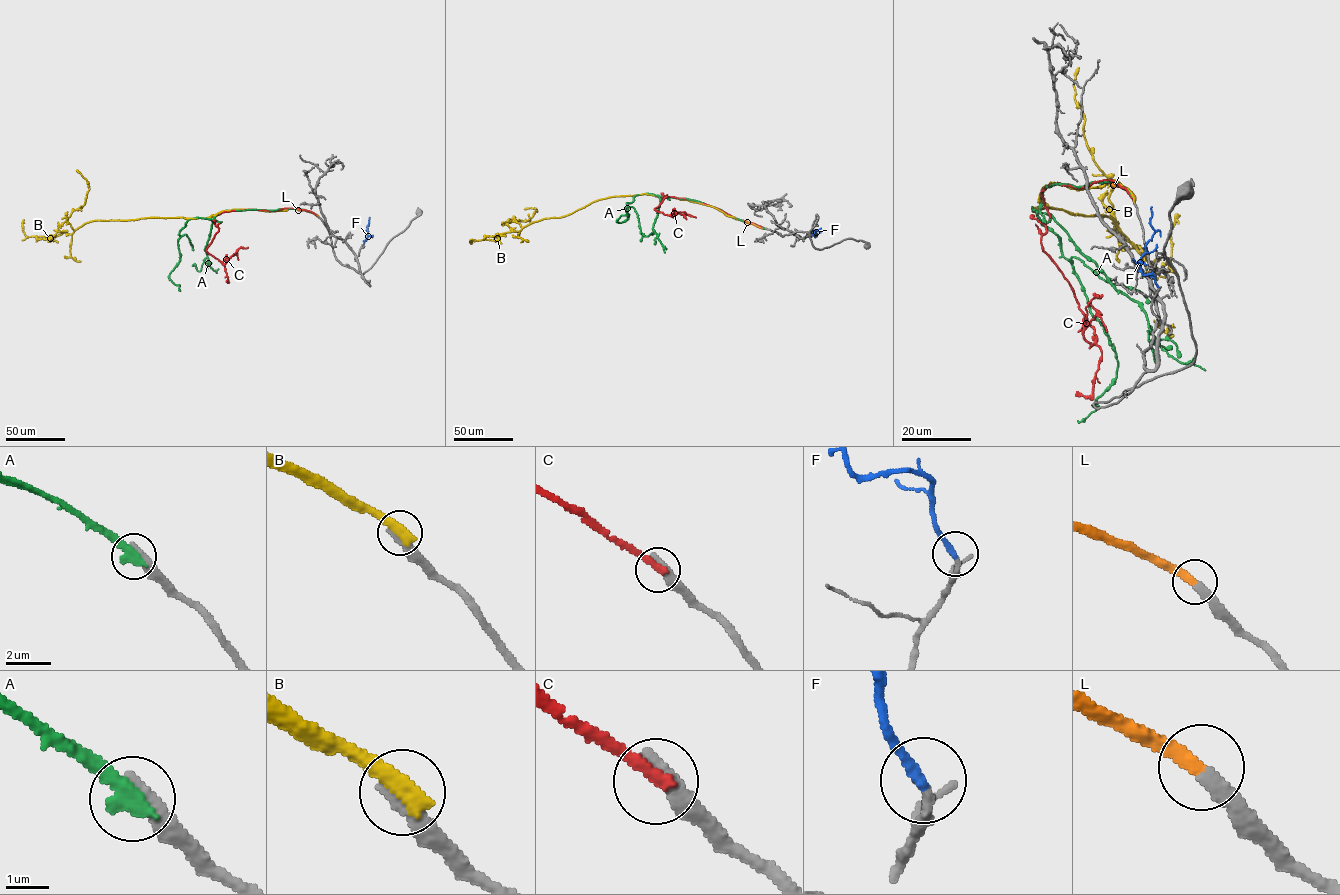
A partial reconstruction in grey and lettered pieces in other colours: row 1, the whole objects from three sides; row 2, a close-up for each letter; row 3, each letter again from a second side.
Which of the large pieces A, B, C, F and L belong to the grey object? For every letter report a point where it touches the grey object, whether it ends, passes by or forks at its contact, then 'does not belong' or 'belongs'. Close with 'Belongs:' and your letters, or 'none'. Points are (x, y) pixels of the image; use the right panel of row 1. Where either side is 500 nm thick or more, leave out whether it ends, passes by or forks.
A: contact (1134, 202); it ends; does not belong
B: contact (1134, 201); it ends; does not belong
C: contact (1134, 202); it ends; does not belong
F: contact (1158, 287); it ends; belongs
L: contact (1135, 200); it ends; belongs
Belongs: F, L

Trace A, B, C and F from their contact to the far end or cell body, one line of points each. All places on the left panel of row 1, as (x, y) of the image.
A: (317, 215), (279, 209), (228, 210), (212, 219), (190, 219), (179, 233), (180, 260), (169, 276), (179, 290)
B: (317, 215), (233, 209), (206, 218), (94, 220), (74, 230), (67, 219), (89, 189), (76, 170)
C: (317, 216), (284, 208), (215, 216), (218, 231), (208, 253), (224, 264), (237, 249), (248, 247)
F: (363, 244), (369, 217)

